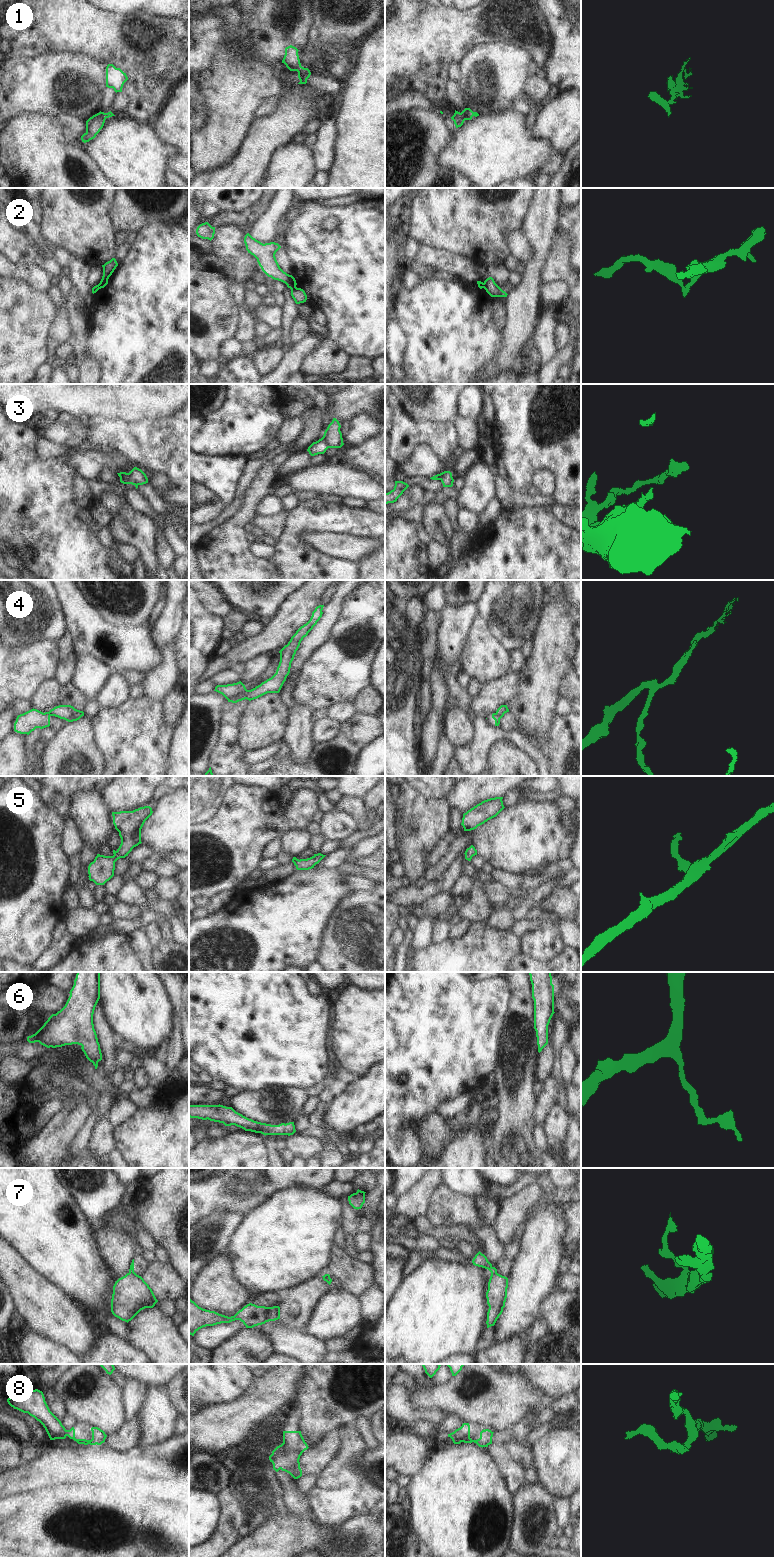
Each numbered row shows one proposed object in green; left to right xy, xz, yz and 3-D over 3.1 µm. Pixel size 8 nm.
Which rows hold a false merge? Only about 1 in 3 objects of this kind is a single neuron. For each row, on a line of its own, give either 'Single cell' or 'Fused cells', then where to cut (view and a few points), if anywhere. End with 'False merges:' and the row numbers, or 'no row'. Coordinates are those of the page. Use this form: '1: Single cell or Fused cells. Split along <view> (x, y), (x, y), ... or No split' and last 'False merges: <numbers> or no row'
1: Fused cells. Split along yz (459, 113), (465, 119)
2: Fused cells. Split along xz (296, 287), (291, 289)
3: Fused cells. Split along xy (128, 473), (129, 478), (137, 485)
4: Fused cells. Split along xz (247, 690), (238, 693), (228, 700)
5: Single cell. No split
6: Single cell. No split
7: Fused cells. Split along yz (491, 1272), (496, 1273)
8: Single cell. No split
False merges: 1, 2, 3, 4, 7.

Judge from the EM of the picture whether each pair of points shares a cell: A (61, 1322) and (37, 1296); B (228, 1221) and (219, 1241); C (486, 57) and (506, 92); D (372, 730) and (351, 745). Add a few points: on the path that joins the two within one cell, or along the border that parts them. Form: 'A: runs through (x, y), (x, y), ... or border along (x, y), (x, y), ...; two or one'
A: runs through (55, 1316), (41, 1302); one
B: runs through (223, 1226), (219, 1230), (219, 1236); one
C: runs through (490, 66), (495, 72), (495, 81), (497, 83); one
D: runs through (367, 730), (356, 740); one

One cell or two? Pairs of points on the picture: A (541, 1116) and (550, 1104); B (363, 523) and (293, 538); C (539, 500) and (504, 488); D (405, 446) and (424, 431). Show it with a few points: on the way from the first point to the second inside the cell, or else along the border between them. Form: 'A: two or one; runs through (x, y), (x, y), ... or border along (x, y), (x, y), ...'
A: one; runs through (541, 1113), (547, 1107)
B: one; runs through (346, 522), (310, 522)
C: one; runs through (530, 500), (516, 500), (513, 497)
D: one; runs through (410, 441), (419, 432)

